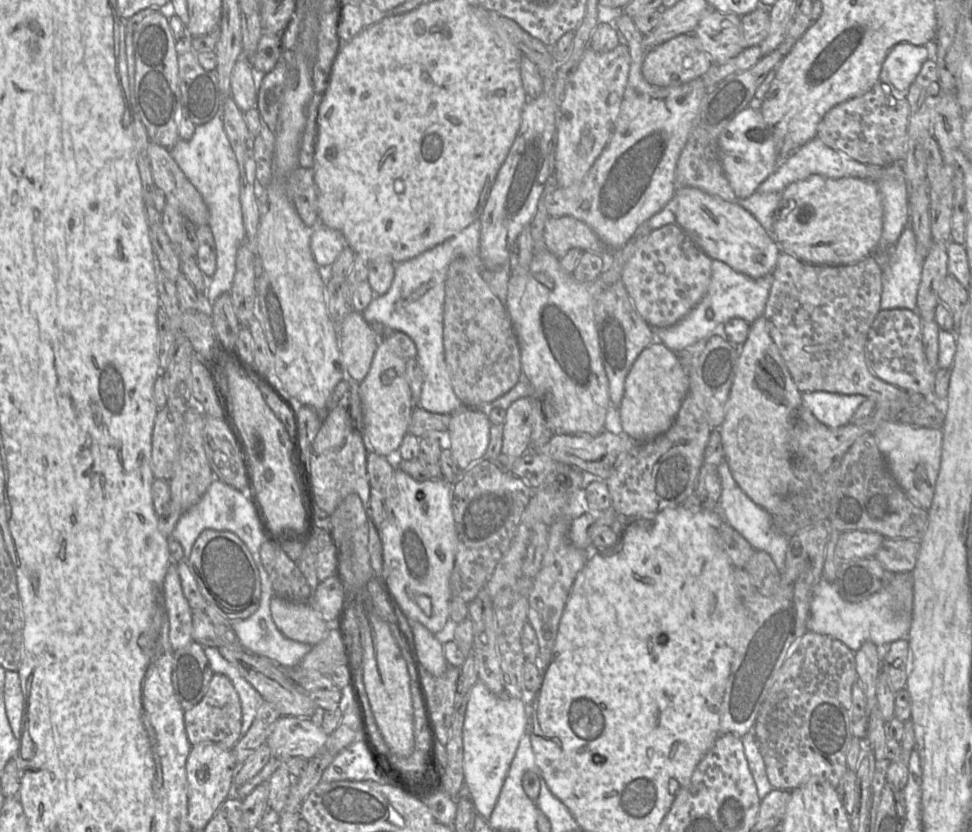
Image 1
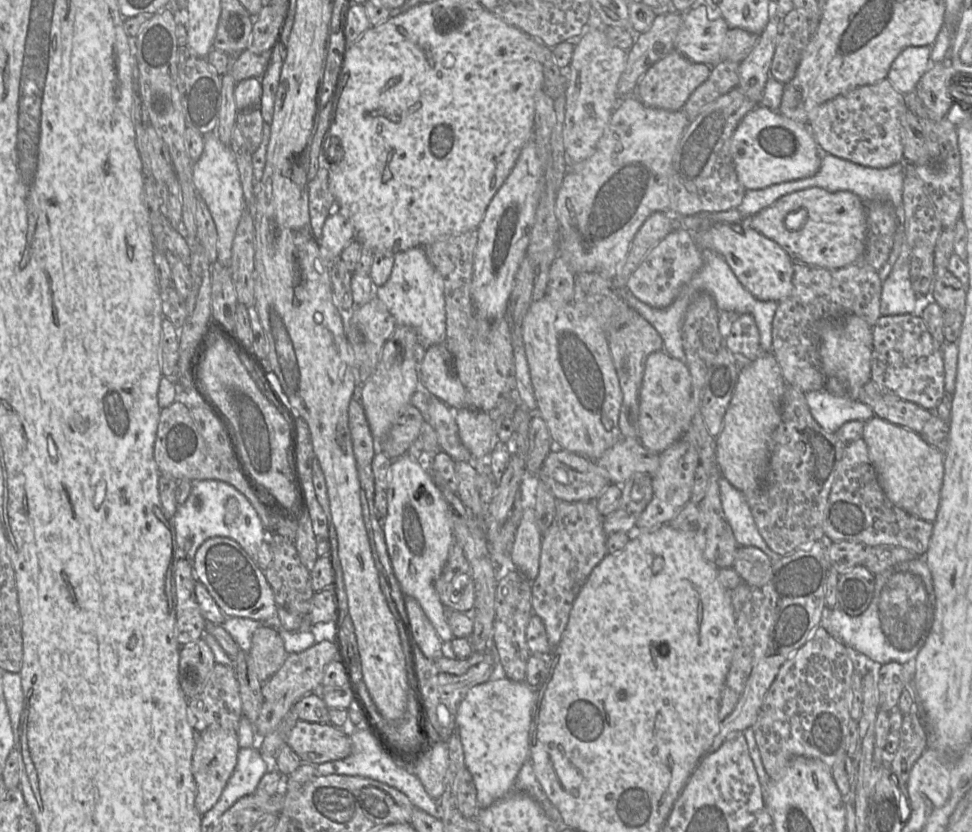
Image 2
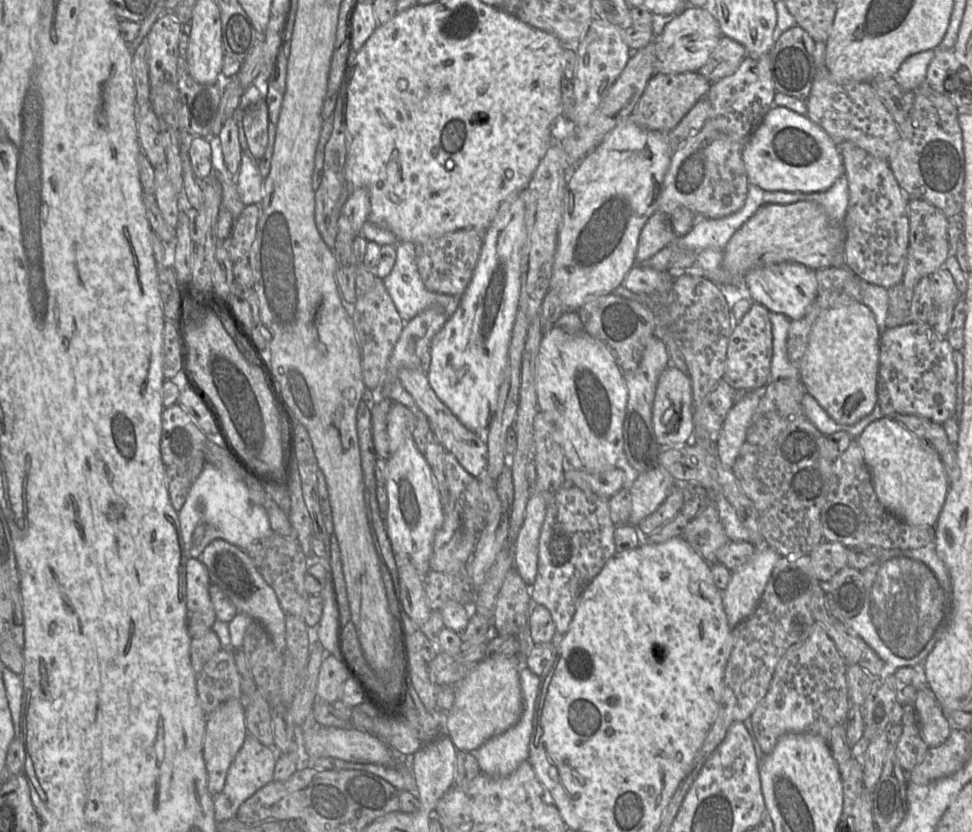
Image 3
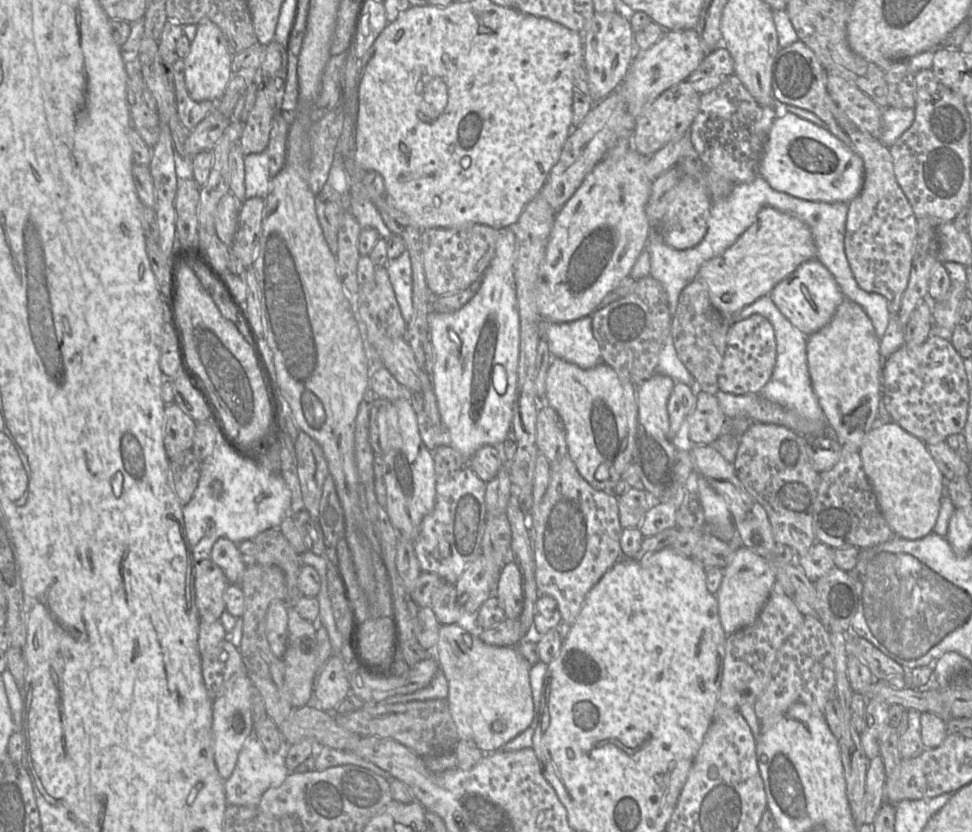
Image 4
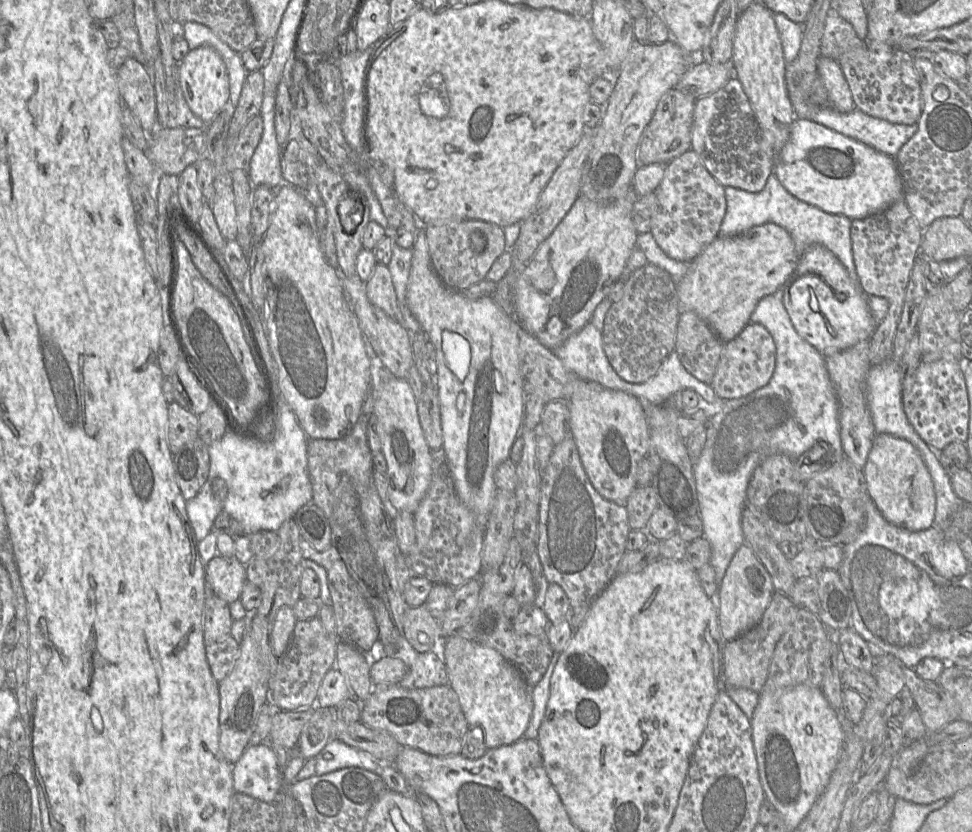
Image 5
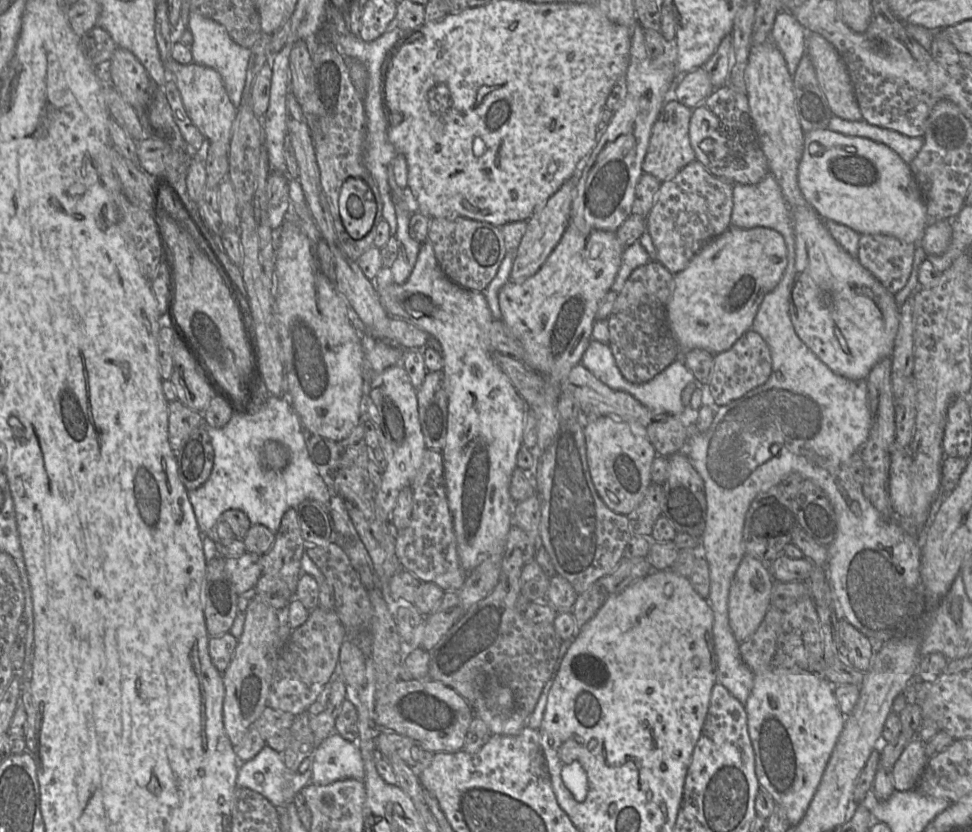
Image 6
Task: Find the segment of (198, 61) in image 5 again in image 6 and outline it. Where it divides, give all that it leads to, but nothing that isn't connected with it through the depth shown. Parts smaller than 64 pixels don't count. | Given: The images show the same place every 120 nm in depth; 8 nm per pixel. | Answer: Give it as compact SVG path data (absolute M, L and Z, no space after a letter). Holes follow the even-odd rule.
M172 57L165 62L165 68L169 79L175 82L181 94L187 115L207 143L228 144L229 151L231 128L236 117L236 108L228 97L219 73L210 67L195 62L186 65L180 64Z

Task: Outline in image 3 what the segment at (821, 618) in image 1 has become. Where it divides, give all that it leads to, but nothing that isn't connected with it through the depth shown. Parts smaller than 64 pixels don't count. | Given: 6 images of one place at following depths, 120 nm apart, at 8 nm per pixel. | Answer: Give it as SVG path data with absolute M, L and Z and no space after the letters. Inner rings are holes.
M934 543L919 549L881 550L878 562L861 571L865 588L865 602L860 613L842 622L860 636L886 664L888 670L922 666L928 654L948 627L953 610L949 572L938 556Z

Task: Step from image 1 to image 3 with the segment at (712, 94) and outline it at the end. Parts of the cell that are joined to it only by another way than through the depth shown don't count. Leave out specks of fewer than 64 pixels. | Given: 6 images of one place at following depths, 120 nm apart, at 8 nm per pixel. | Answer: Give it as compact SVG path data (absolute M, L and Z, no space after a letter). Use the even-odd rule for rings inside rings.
M706 121L703 128L674 148L669 168L665 174L658 201L658 210L667 215L674 209L684 206L693 211L697 217L718 219L738 211L745 203L749 181L742 159L742 146L728 135L717 130Z

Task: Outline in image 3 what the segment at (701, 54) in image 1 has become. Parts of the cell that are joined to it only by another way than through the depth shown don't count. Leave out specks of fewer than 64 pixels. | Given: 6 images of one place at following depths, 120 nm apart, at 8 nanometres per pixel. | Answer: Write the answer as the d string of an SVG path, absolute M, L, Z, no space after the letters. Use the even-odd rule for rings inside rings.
M699 72L678 74L655 73L647 83L642 96L632 112L631 118L642 128L670 132L696 102L707 95L711 84Z

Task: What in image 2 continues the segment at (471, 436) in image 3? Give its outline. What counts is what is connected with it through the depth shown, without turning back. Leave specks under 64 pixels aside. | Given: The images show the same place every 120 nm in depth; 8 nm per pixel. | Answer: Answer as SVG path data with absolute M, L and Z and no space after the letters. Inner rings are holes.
M429 396L427 422L435 429L440 449L454 461L470 461L472 455L460 440L455 411L435 396Z

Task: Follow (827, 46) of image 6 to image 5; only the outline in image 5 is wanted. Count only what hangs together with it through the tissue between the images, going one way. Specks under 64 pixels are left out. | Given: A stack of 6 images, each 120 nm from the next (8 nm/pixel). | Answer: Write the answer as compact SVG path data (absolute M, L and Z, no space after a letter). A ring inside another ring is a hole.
M820 55L817 60L817 72L827 91L832 108L841 113L853 111L855 104L839 63Z

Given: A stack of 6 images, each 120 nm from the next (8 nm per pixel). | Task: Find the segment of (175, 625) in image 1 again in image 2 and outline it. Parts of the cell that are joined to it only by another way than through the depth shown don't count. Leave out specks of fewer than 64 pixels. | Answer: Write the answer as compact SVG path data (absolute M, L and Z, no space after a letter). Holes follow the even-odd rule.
M188 559L176 562L174 574L176 596L176 638L181 646L202 638L207 621L195 596L196 577Z

